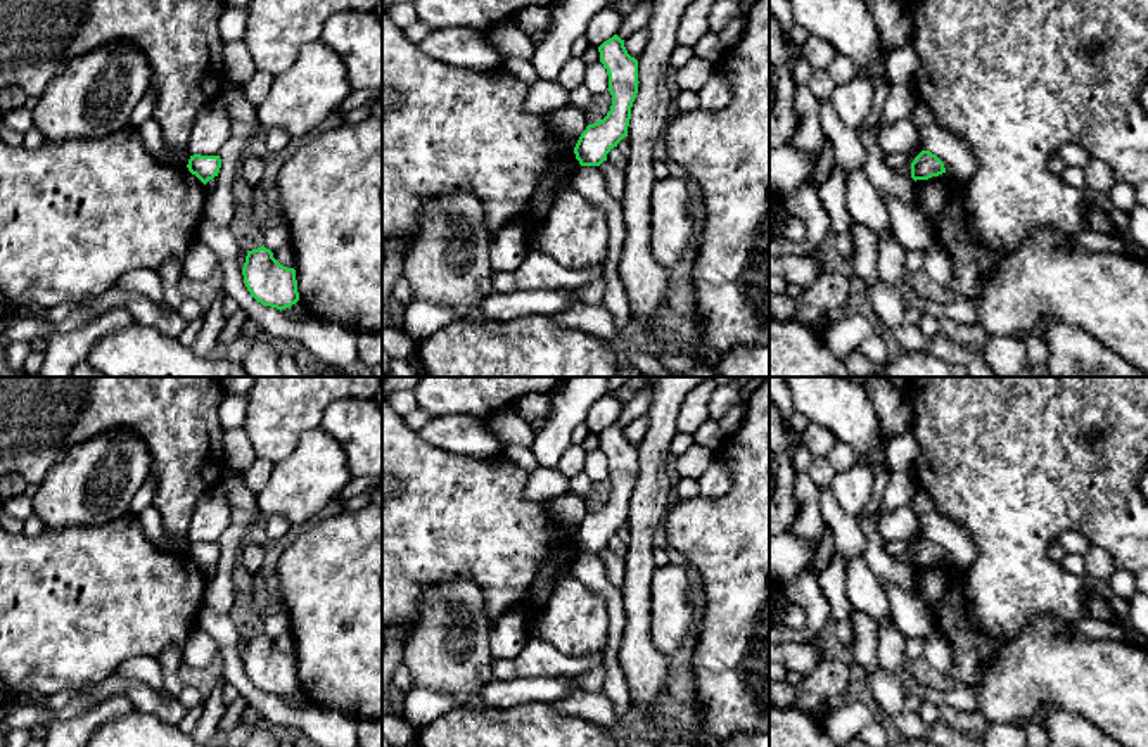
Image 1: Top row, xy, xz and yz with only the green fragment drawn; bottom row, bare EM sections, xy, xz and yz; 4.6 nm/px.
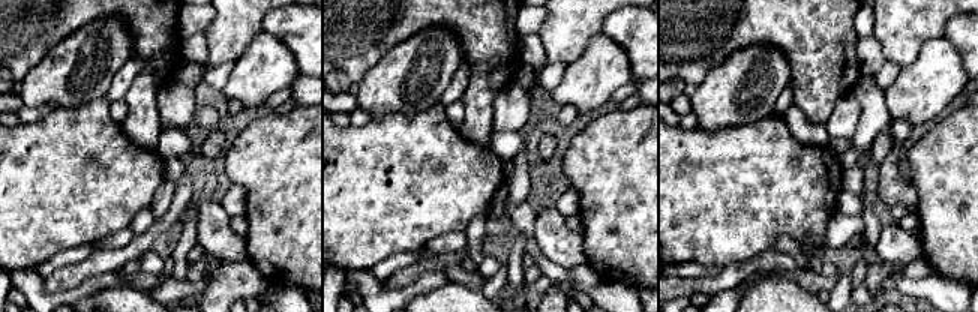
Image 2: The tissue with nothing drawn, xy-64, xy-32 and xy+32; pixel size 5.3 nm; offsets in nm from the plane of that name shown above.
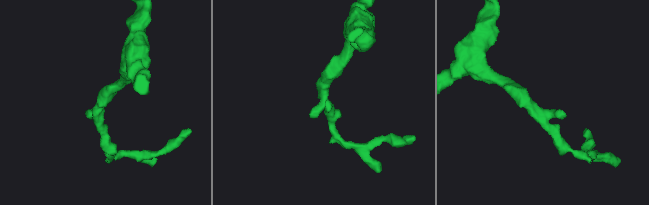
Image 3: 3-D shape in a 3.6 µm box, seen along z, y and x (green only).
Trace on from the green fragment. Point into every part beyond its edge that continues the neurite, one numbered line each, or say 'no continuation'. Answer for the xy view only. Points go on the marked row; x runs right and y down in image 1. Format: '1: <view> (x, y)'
no continuation

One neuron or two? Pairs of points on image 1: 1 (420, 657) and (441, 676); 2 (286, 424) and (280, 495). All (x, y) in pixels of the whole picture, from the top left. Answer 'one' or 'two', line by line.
1: one
2: two

